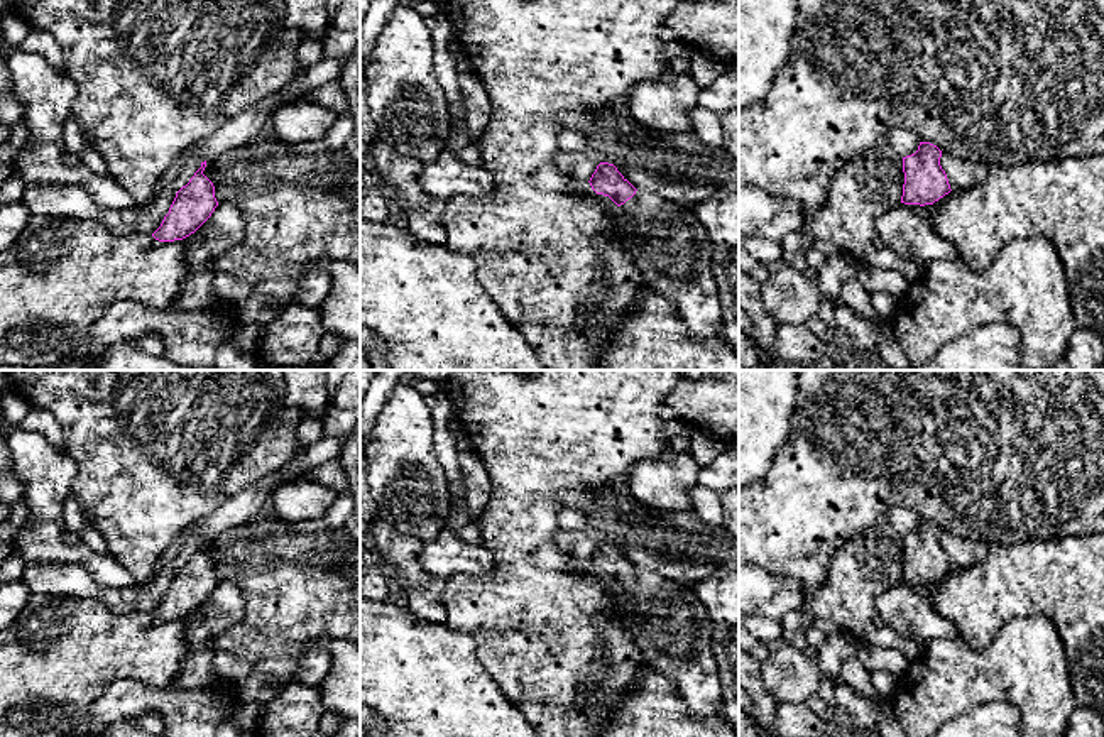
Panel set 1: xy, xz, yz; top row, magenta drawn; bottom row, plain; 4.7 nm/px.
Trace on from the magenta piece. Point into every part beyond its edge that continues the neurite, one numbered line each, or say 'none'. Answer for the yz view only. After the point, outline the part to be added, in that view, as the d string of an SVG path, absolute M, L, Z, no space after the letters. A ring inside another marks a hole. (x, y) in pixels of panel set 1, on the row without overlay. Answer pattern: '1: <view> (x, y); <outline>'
none

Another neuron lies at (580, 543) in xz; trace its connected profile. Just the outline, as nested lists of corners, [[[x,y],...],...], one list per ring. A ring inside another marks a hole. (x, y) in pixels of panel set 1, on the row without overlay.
[[[583,526],[575,531],[558,529],[555,534],[556,546],[578,560],[590,560],[600,541],[612,543],[609,536],[590,526]]]

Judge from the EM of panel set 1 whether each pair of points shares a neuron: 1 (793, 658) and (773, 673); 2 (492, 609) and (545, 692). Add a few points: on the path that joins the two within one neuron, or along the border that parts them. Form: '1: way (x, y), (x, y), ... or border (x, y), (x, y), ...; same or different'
1: way (788, 663), (778, 671); same
2: way (509, 629), (540, 663), (541, 671); same

